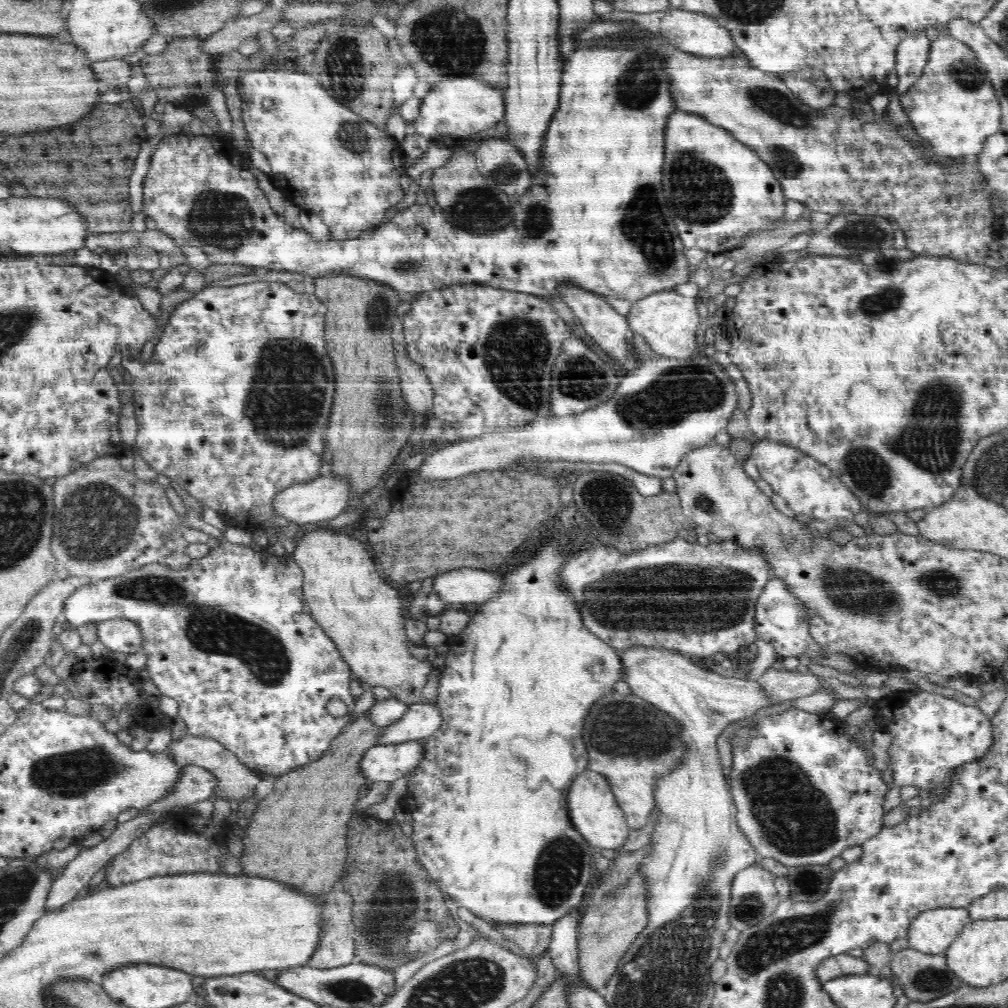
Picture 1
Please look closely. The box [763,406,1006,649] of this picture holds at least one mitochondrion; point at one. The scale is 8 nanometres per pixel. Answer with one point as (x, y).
(850, 589)

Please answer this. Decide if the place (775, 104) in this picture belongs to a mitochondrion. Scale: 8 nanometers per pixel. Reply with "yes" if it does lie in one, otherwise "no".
yes

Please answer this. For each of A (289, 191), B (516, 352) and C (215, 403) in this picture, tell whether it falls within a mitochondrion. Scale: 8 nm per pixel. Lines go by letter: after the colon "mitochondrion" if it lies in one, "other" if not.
A: other
B: mitochondrion
C: other

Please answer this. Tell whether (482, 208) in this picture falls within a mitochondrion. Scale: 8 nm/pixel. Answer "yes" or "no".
yes

